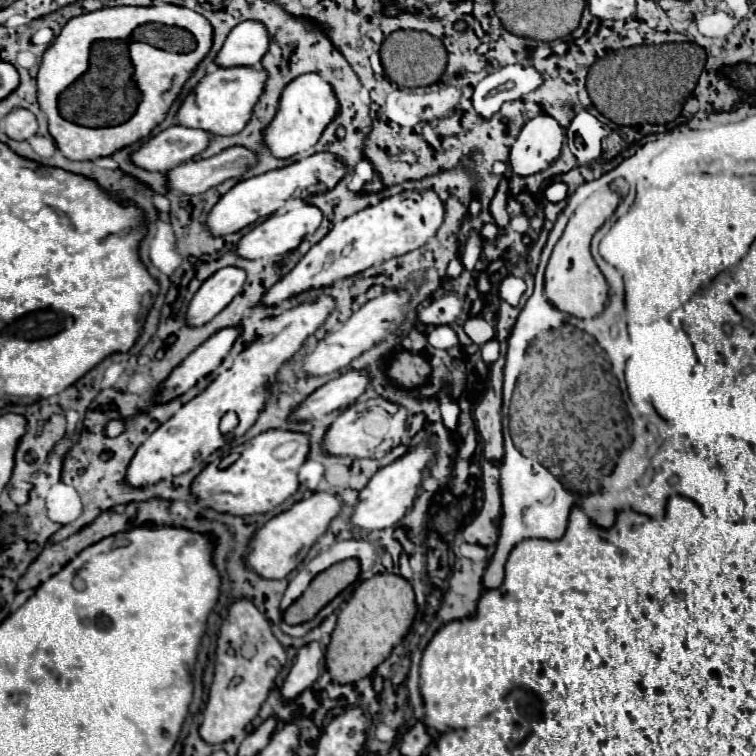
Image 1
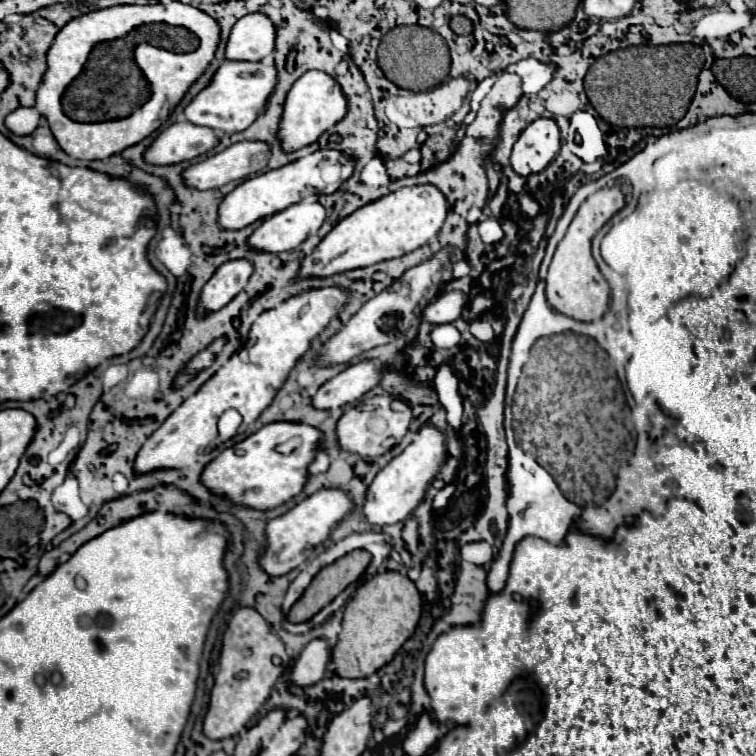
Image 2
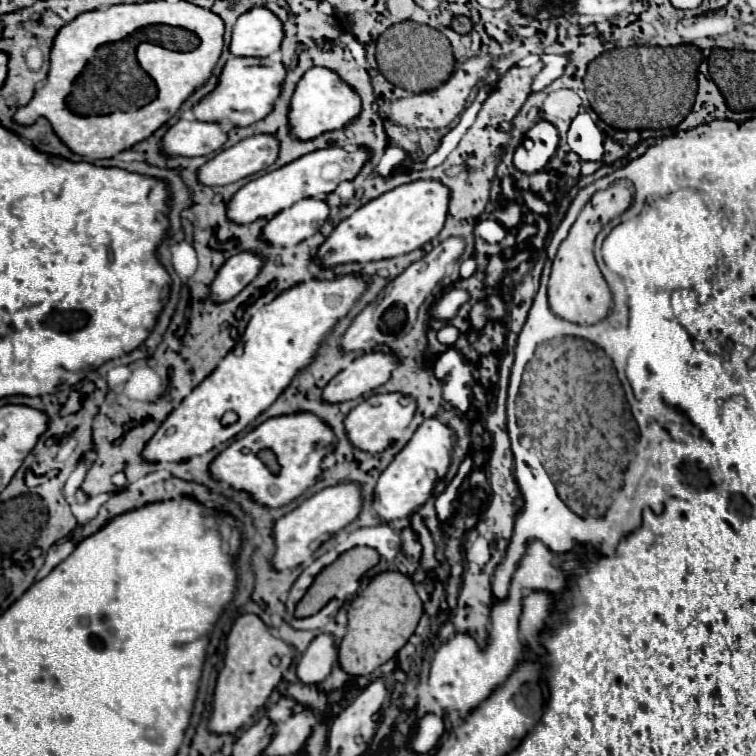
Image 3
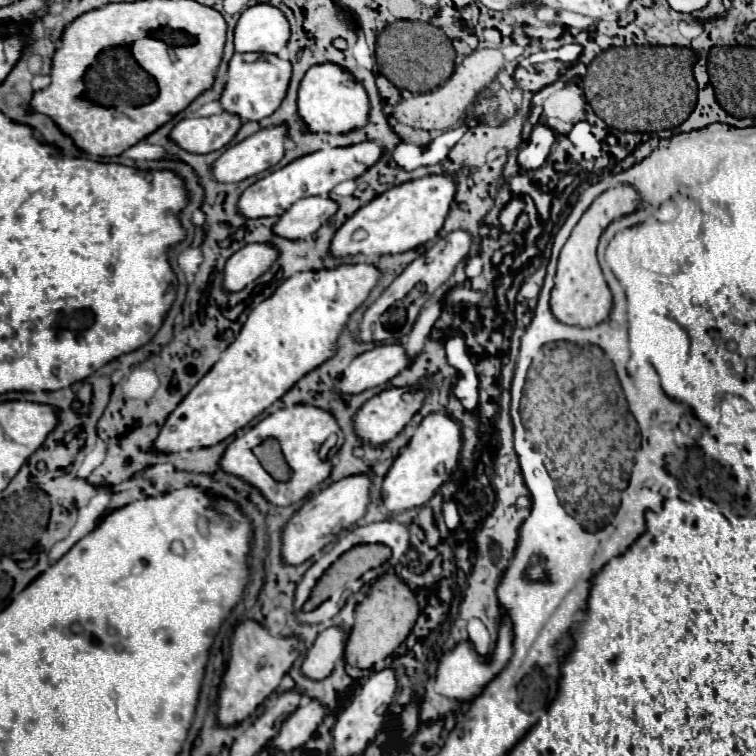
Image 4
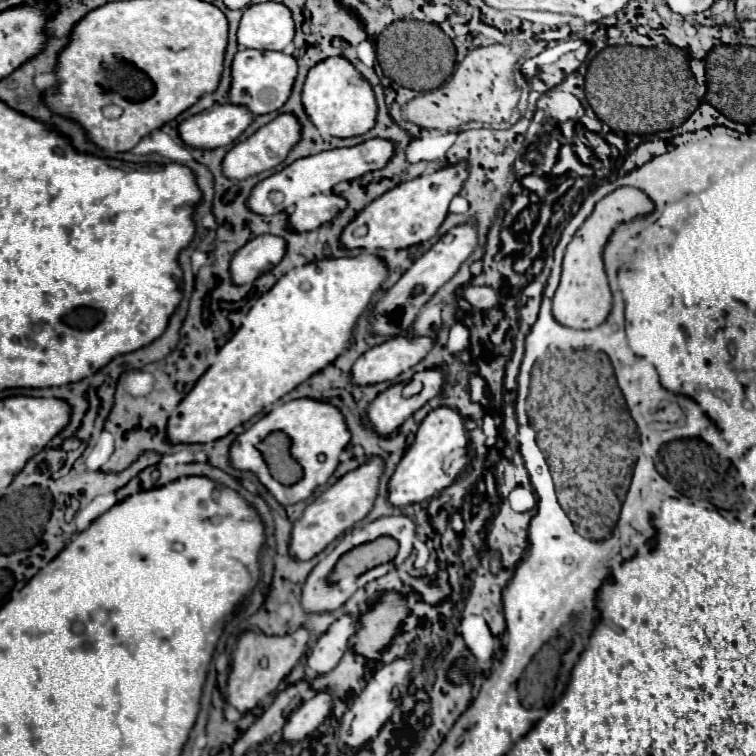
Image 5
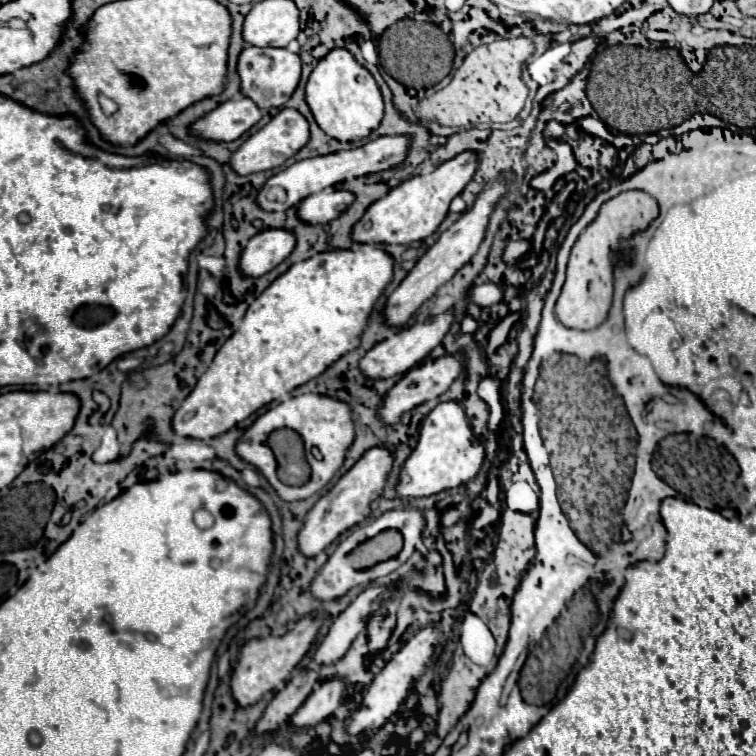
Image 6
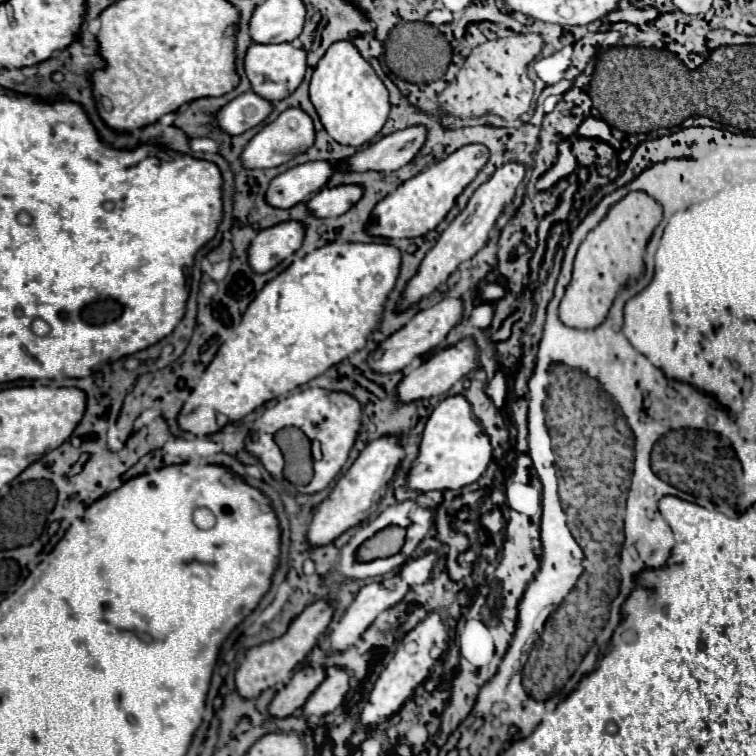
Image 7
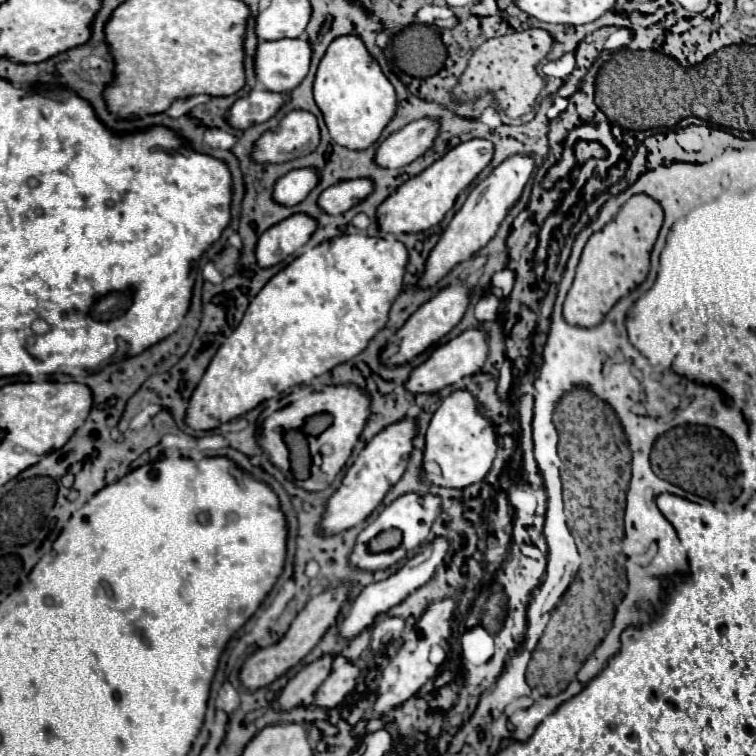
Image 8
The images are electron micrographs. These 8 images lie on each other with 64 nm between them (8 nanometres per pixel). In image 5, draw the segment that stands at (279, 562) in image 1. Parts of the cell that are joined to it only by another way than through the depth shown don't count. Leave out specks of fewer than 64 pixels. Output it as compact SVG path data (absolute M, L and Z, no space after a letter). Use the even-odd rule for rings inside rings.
M372 456L370 460L360 464L356 470L344 474L334 486L322 492L312 504L308 504L300 522L294 524L292 540L290 540L290 554L298 560L310 560L316 554L320 554L332 540L344 534L348 528L362 522L376 502L382 472L384 472L384 460L380 456Z

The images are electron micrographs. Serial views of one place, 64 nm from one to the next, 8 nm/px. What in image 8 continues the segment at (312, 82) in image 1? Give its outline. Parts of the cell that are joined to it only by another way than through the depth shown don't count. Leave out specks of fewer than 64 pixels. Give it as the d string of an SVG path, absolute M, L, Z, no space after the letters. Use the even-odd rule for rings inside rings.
M356 34L336 38L316 72L314 100L324 114L324 122L336 144L350 150L372 146L396 112L396 90L384 76L380 64L370 56L364 40Z

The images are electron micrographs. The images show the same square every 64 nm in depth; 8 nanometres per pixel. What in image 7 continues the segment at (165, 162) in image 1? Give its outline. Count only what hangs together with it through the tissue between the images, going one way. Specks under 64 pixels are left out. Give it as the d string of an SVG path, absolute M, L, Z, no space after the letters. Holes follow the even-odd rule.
M244 92L232 102L228 102L216 116L220 128L230 136L242 134L248 128L264 122L268 114L274 110L274 102L258 96L256 92Z

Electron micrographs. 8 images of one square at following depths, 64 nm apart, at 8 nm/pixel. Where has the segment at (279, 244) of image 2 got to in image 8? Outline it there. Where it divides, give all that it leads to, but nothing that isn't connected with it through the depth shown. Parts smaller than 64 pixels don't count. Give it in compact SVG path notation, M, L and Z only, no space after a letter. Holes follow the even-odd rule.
M356 178L356 180L344 180L340 184L334 184L326 188L320 194L320 206L328 214L342 214L350 210L352 206L360 204L368 194L372 194L374 184L368 178Z

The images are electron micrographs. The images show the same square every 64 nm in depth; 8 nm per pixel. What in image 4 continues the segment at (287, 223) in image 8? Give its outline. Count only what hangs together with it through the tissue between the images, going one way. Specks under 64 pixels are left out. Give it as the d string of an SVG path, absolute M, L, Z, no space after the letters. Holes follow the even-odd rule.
M252 242L234 252L224 268L224 288L236 292L262 276L278 258L270 242Z

